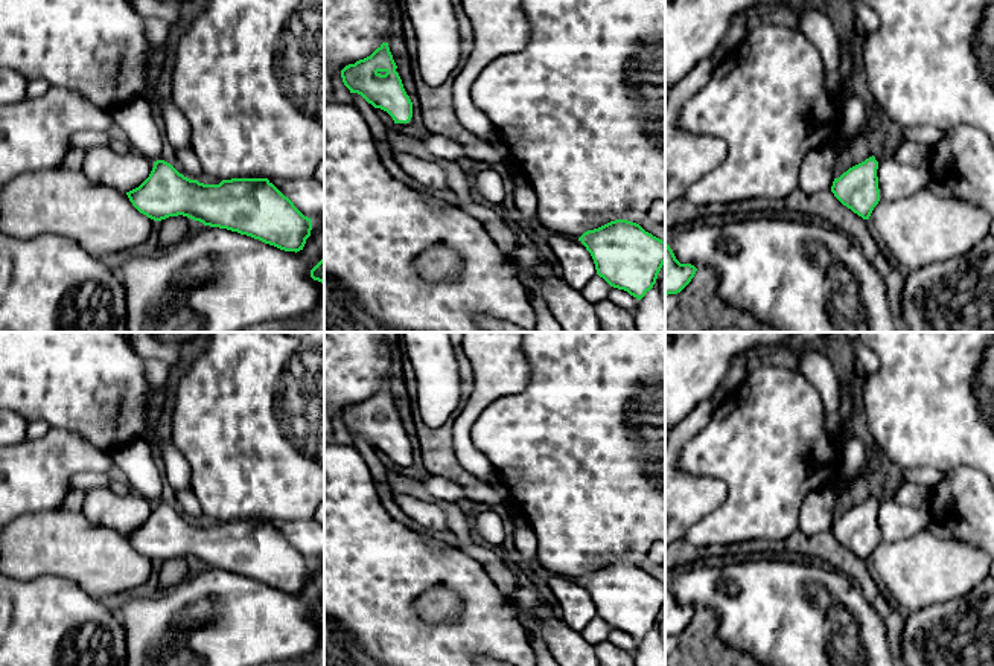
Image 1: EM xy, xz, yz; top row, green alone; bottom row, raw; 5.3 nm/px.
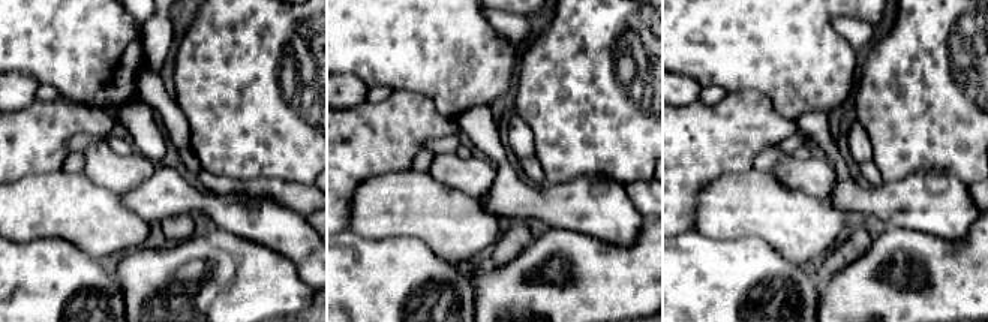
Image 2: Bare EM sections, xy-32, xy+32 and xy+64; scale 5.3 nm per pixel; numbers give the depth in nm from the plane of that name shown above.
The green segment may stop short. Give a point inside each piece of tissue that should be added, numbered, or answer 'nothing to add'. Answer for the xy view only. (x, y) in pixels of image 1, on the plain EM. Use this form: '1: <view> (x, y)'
1: xy (136, 462)

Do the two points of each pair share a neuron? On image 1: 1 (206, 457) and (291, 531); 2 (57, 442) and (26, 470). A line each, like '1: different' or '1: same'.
1: different
2: same

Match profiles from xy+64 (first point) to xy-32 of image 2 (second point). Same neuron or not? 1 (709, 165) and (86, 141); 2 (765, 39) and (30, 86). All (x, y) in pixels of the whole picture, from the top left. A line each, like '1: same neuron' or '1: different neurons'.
1: different neurons
2: different neurons

